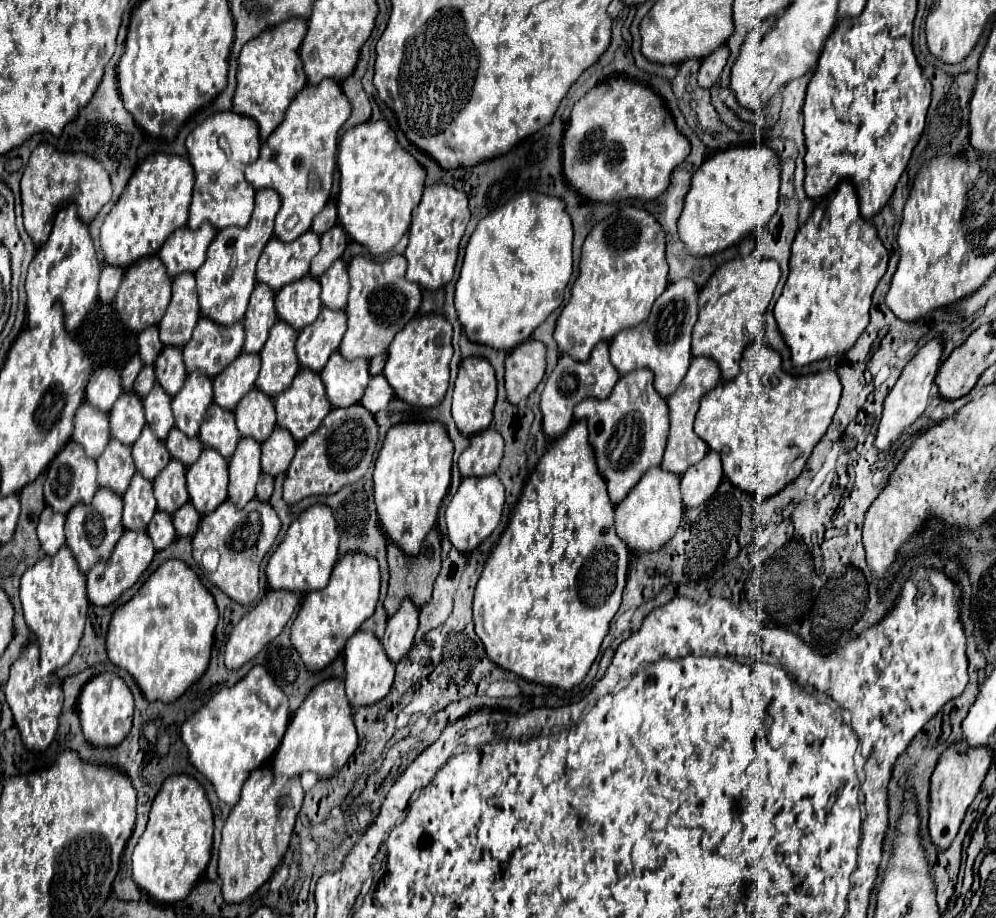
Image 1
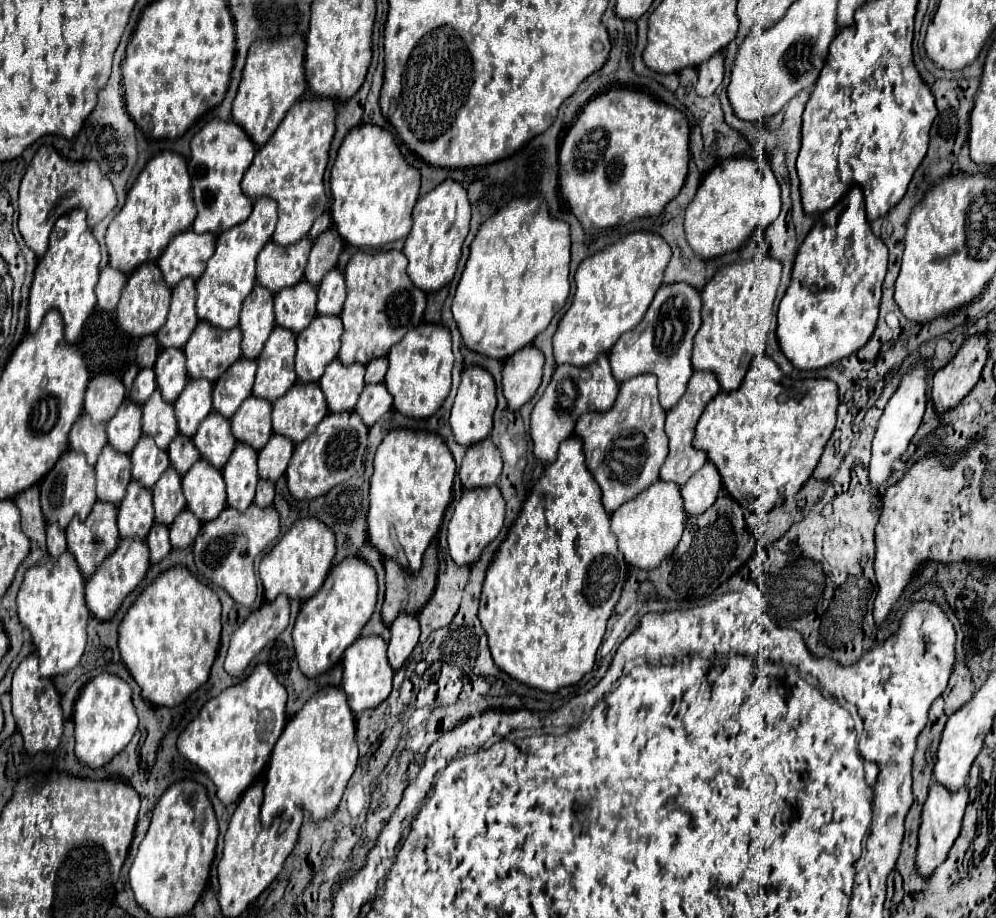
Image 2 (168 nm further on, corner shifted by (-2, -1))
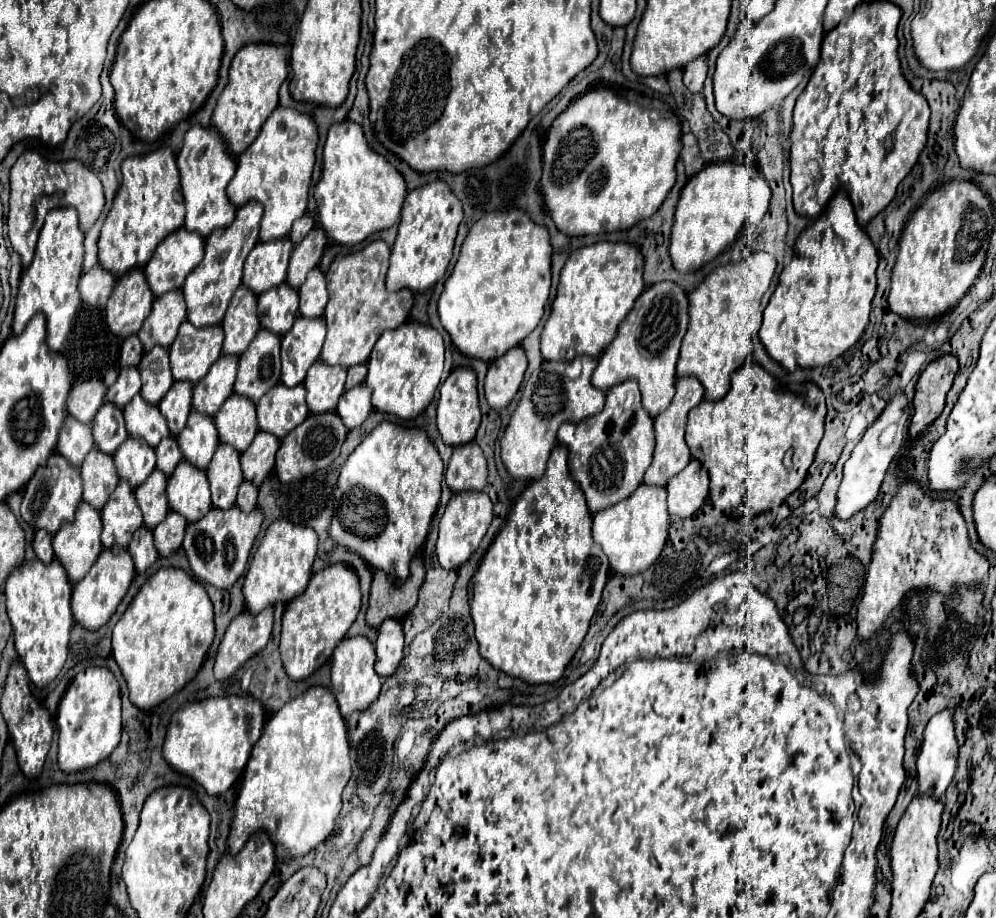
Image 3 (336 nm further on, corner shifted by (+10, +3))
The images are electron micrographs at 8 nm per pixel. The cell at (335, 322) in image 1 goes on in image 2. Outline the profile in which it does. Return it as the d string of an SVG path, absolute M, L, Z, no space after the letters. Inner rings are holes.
M317 315L307 329L297 335L295 371L301 381L317 383L325 367L337 357L343 325L337 315Z

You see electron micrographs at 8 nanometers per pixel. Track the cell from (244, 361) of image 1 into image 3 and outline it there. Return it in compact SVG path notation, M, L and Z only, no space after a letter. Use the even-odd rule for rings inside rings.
M221 355L209 373L193 387L193 407L205 415L215 415L229 395L237 377L237 357Z

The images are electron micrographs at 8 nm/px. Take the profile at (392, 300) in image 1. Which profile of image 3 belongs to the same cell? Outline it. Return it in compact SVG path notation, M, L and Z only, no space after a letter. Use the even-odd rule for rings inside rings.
M379 239L353 255L339 255L333 259L327 271L329 303L323 315L327 323L327 337L319 355L319 359L327 365L347 369L365 363L377 337L385 329L397 329L407 321L413 307L413 293L407 289L395 293L387 291L385 275L389 267L389 253L389 245Z

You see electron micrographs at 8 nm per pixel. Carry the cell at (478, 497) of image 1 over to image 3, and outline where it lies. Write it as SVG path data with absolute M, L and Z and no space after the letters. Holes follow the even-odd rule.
M455 493L447 503L447 509L439 521L437 537L437 559L443 569L459 569L479 547L493 519L493 503L487 493Z

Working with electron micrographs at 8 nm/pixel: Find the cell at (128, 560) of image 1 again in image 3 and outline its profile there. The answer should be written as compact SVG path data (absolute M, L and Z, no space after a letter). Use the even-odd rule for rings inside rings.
M103 549L101 557L95 561L93 569L89 569L89 573L73 587L71 613L73 613L75 623L79 623L83 629L89 629L89 631L103 627L115 613L115 609L121 603L121 599L125 597L125 593L129 591L133 577L135 577L133 561L129 557L129 553L125 553L125 549Z

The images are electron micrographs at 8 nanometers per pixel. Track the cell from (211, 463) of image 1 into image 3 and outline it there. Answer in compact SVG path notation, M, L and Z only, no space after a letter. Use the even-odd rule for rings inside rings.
M181 461L167 481L167 499L169 507L181 513L189 523L205 517L211 509L211 493L205 471Z

